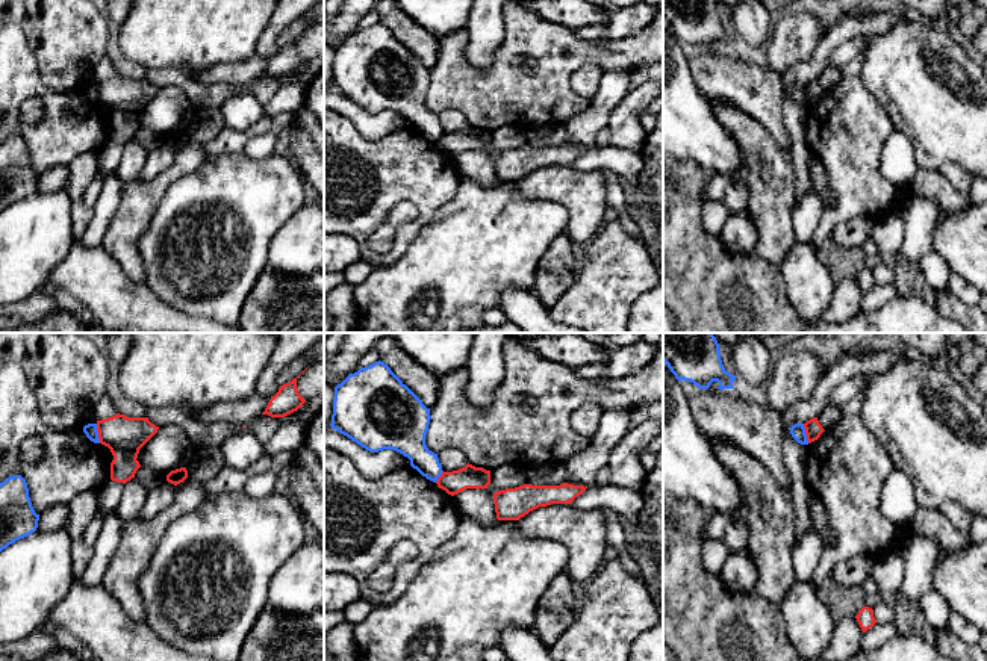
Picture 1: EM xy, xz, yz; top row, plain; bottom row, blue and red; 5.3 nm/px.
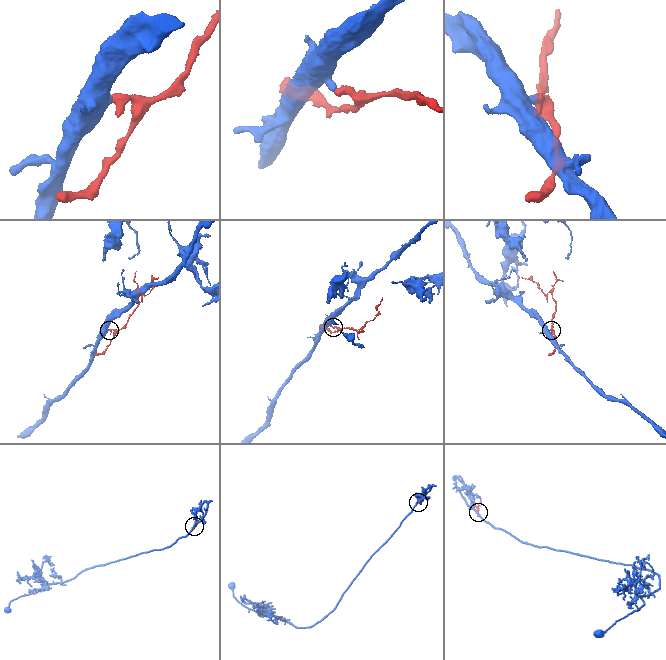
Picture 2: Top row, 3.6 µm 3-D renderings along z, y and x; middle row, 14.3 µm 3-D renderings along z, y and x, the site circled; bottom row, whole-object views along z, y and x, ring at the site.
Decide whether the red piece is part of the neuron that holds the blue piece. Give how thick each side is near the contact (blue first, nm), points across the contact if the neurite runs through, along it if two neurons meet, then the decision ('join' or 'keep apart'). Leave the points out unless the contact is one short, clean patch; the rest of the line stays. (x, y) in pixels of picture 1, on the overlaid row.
70/220 nm | along xy (96, 424), (100, 442) | keep apart

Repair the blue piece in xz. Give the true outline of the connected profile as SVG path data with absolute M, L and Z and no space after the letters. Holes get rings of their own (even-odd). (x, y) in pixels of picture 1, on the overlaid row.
M380 360L350 374L335 387L330 424L333 430L369 452L394 449L403 454L410 460L413 469L436 483L444 470L437 454L425 445L430 419L430 408Z

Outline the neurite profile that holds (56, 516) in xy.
M59 504L39 514L36 531L54 531L64 528L70 517L68 504Z

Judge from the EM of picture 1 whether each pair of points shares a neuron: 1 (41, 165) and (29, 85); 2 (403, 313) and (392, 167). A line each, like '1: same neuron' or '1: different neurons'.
1: same neuron
2: different neurons

